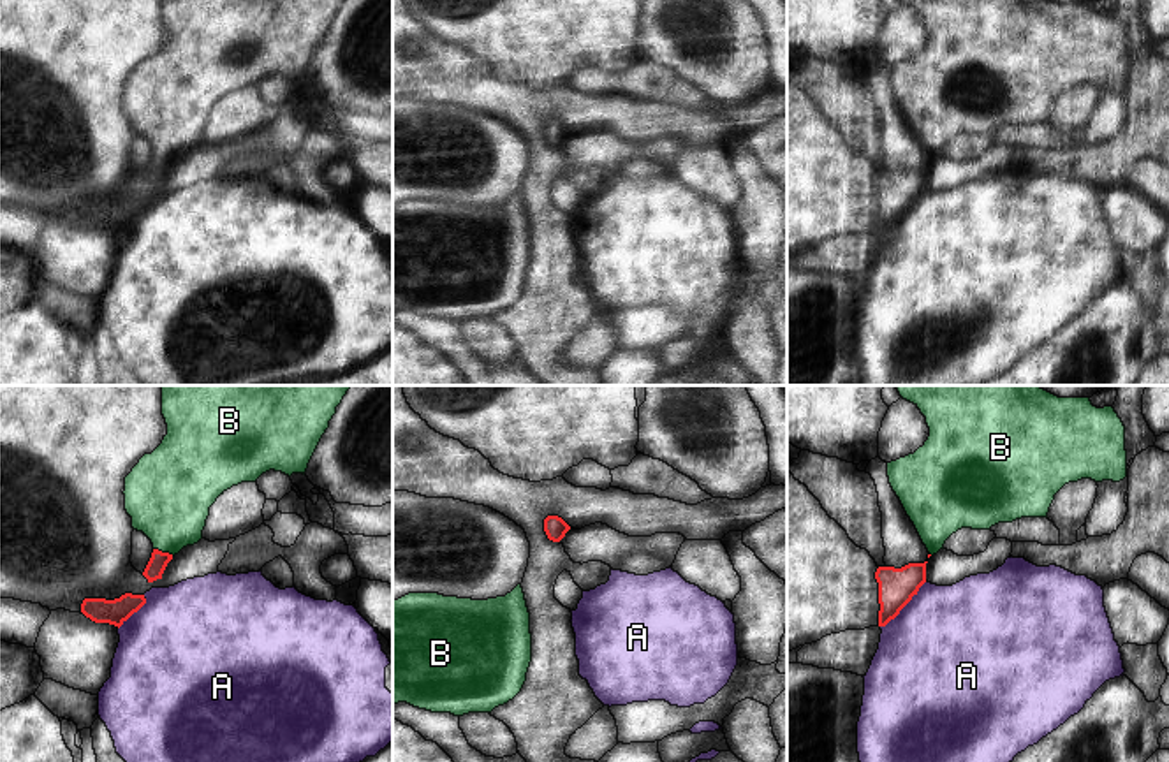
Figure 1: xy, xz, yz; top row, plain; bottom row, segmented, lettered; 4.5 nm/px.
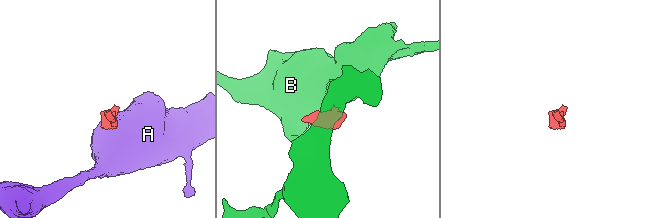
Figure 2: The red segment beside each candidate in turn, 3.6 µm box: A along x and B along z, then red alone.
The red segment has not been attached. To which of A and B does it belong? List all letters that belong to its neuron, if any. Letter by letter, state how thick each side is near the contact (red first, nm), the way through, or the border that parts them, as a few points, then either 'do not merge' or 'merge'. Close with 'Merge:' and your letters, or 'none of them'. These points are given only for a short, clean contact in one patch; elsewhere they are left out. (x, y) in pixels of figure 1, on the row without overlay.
A: 170/500 nm | do not merge
B: 90/380 nm | across xy (159, 166), (164, 159), (168, 146), (168, 104) | merge
Merge: B

